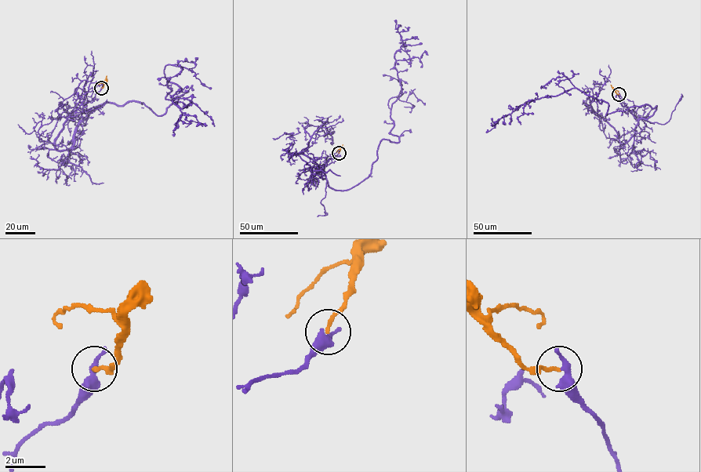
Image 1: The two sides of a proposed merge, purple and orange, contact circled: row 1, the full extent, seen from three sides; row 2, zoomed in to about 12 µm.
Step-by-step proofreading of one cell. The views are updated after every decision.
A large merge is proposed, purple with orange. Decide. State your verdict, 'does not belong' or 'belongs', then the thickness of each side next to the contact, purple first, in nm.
does not belong | 320/170 nm

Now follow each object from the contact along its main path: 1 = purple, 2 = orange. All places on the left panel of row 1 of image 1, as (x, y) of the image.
1: (101, 88), (82, 119), (134, 101), (162, 115), (175, 83), (173, 136)
2: (101, 88), (107, 76)

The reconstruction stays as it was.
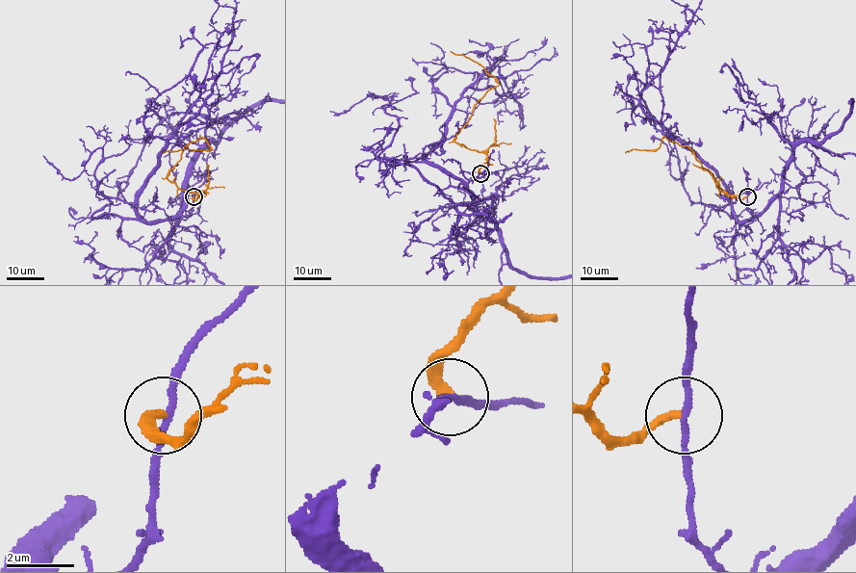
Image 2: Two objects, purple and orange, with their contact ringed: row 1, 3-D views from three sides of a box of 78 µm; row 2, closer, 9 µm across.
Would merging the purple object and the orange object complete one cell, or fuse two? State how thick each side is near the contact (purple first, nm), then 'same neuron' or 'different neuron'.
180 nm thick on the purple side, 280 nm on the other; different neuron

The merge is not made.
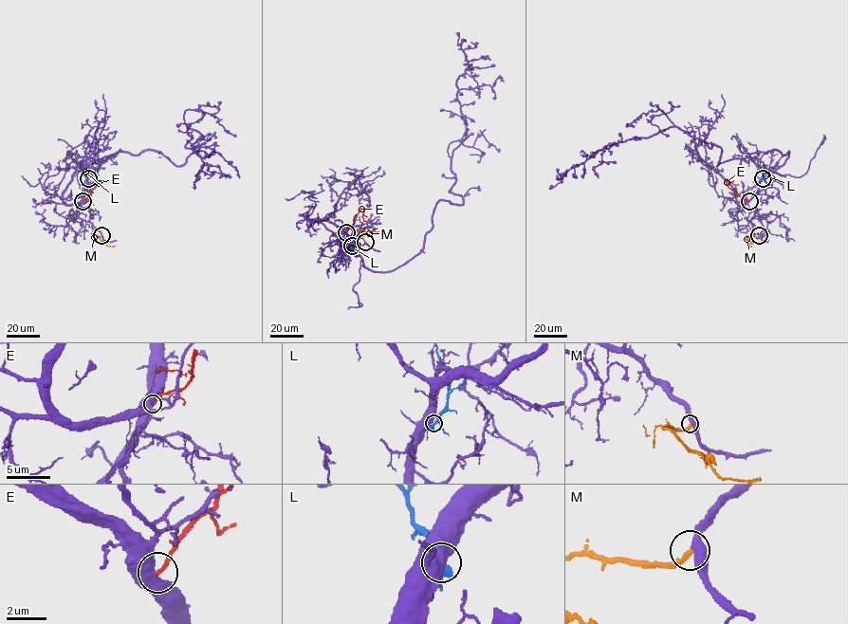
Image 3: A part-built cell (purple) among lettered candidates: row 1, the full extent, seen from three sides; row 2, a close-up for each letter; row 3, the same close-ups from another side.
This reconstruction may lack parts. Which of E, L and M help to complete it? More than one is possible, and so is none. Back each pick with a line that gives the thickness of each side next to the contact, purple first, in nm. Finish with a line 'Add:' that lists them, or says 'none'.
M: 400/260 nm
Add: M

